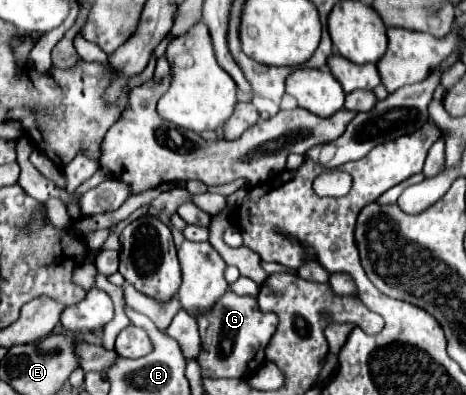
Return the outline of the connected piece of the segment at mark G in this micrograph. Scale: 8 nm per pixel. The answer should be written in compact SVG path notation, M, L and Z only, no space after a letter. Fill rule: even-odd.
M231 290L217 302L207 316L199 318L199 334L203 354L199 366L203 378L247 378L265 362L265 346L275 334L277 318L271 312L261 312L257 298L237 296ZM227 358L227 364L225 364Z

